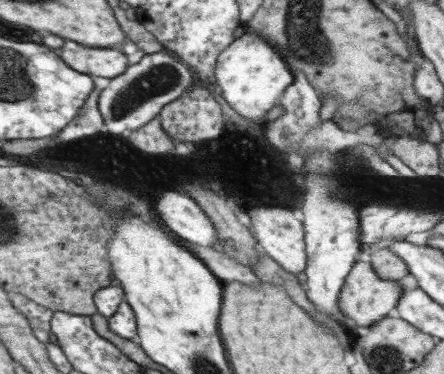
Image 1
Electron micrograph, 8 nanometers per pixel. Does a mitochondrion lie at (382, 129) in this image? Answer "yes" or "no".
no

